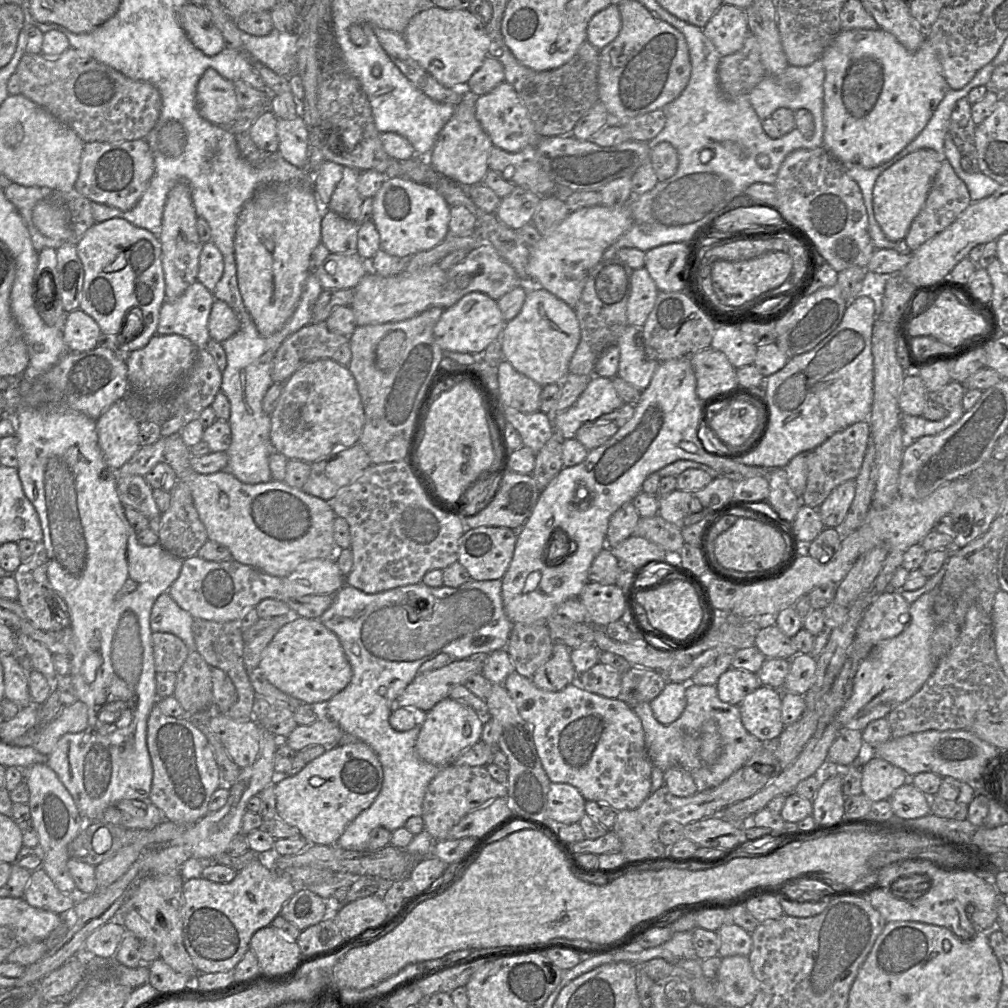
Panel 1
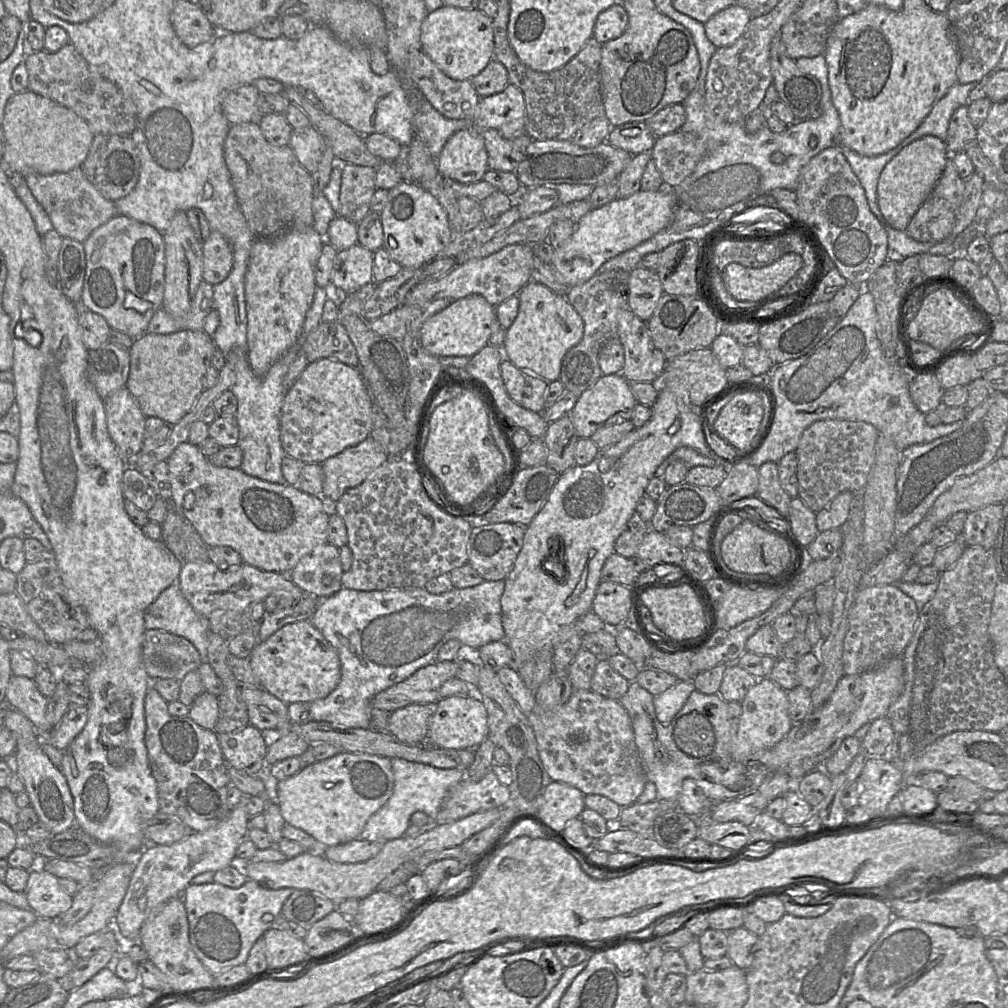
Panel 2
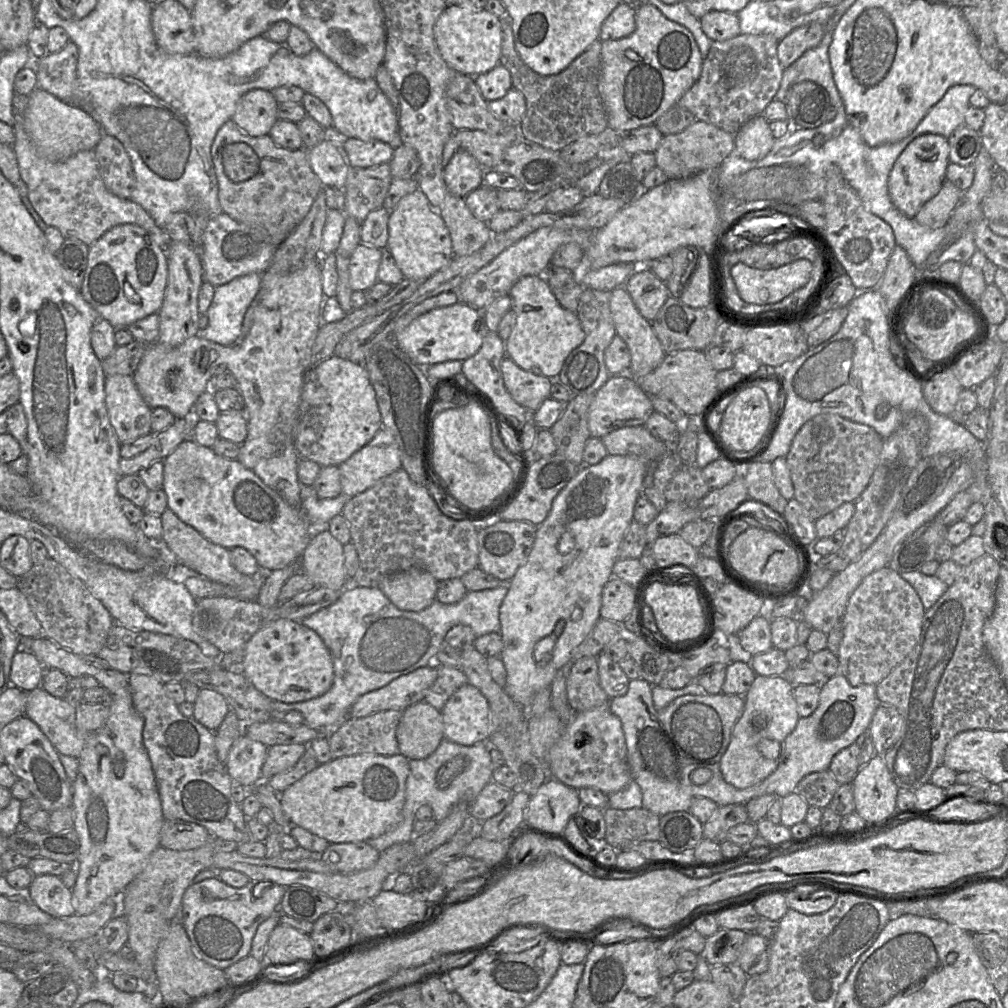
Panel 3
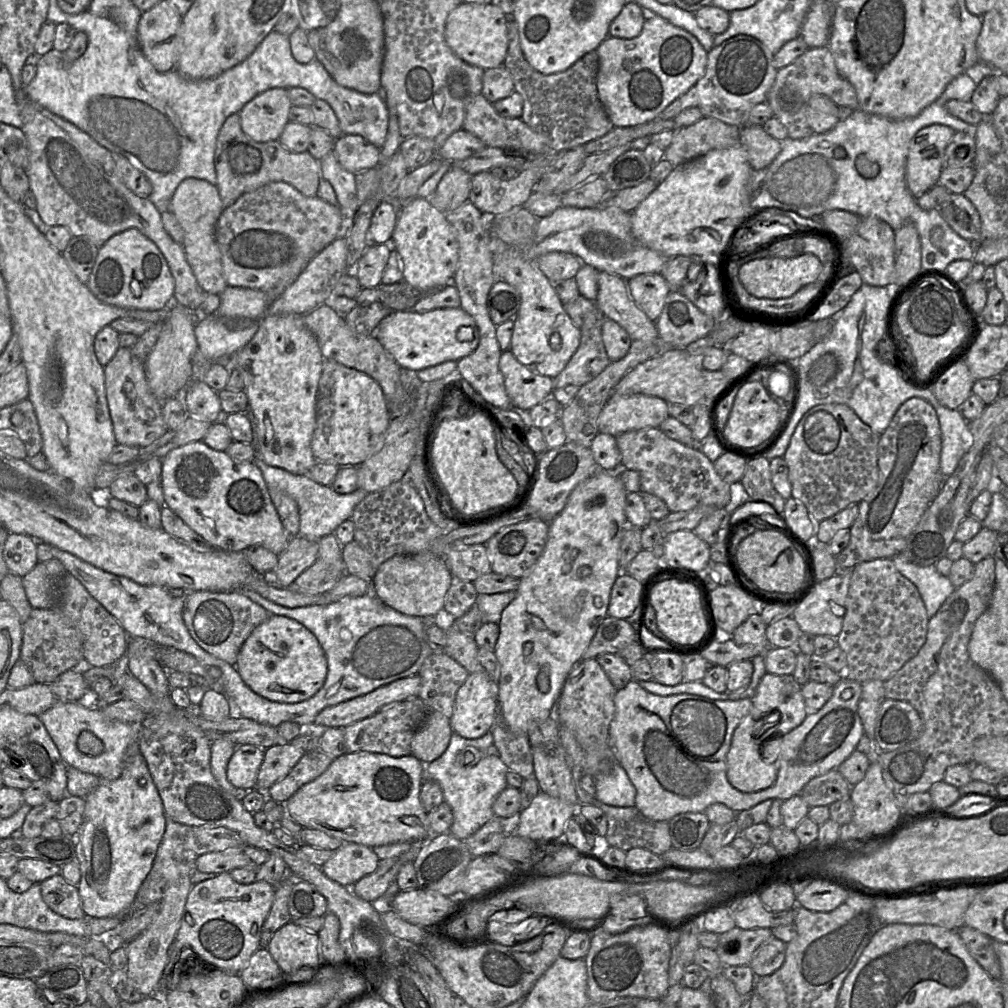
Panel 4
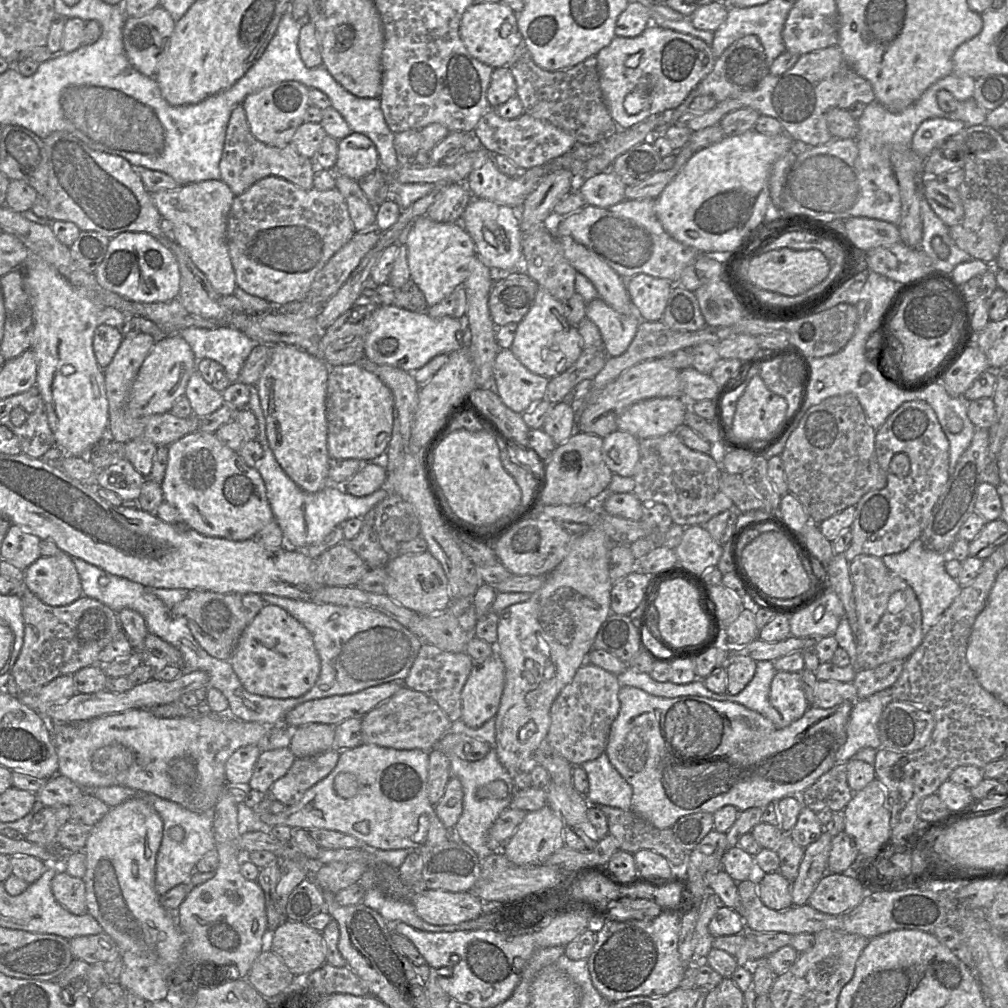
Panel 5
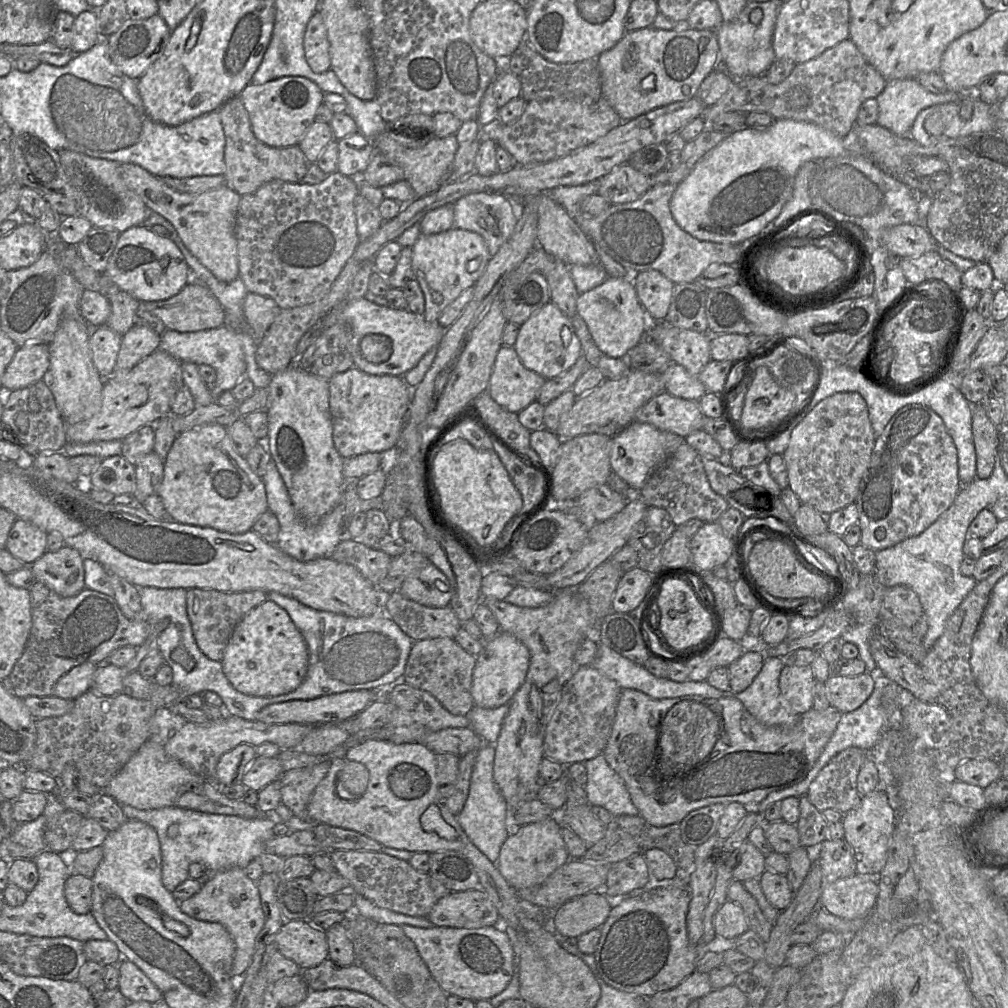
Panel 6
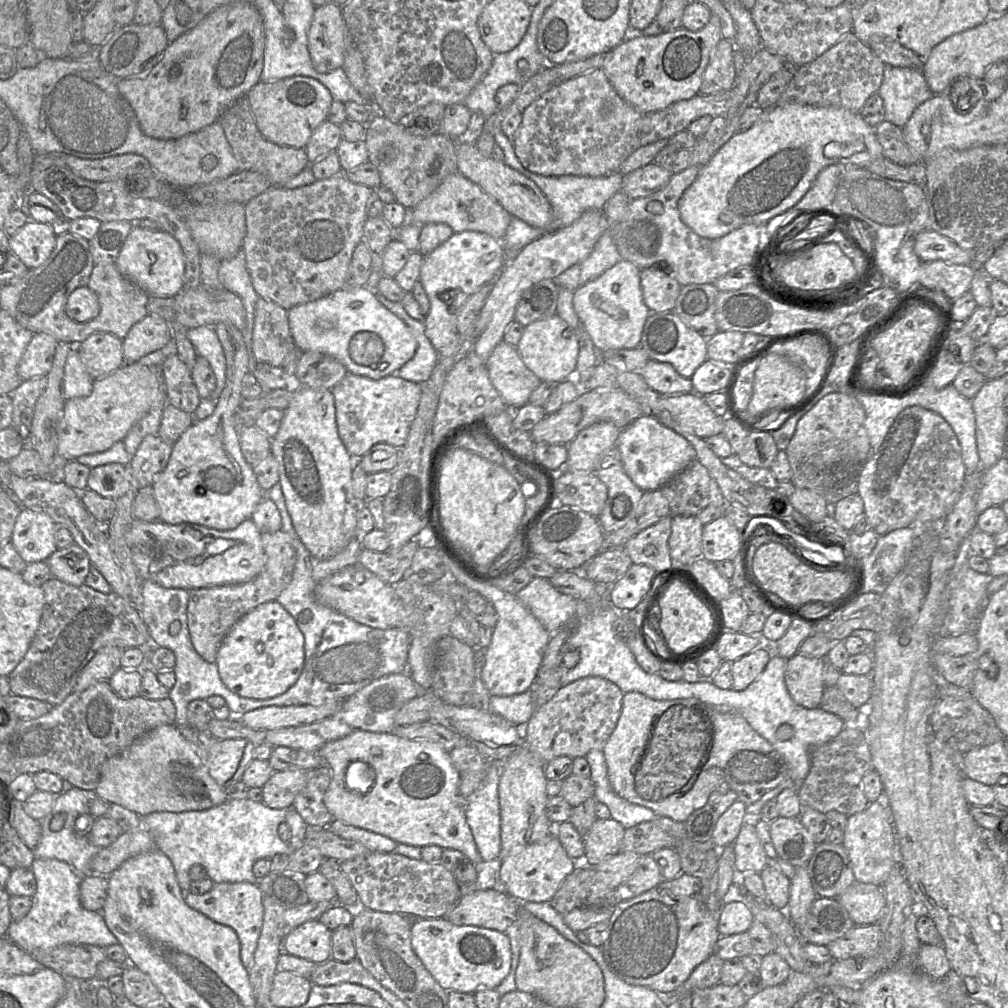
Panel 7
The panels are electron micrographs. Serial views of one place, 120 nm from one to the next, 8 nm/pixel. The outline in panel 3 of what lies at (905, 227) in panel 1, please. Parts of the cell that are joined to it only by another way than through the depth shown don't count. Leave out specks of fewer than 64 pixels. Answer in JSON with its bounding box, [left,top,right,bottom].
[888,133,949,218]

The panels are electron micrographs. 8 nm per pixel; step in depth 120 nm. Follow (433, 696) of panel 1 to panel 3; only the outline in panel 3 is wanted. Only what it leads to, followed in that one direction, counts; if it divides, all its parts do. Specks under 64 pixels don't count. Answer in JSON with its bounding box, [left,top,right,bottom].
[348,664,437,718]

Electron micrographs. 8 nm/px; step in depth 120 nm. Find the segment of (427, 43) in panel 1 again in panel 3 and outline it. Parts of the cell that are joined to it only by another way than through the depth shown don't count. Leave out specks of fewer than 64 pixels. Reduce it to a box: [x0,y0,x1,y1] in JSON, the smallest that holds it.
[433,4,501,76]

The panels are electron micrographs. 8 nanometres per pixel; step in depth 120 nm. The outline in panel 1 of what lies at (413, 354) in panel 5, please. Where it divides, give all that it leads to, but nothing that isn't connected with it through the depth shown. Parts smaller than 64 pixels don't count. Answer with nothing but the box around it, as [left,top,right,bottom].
[433,292,505,356]

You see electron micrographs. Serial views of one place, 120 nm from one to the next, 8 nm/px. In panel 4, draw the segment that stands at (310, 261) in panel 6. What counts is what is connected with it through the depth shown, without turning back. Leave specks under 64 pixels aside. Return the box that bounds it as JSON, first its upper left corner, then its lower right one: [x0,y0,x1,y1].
[215,182,343,292]

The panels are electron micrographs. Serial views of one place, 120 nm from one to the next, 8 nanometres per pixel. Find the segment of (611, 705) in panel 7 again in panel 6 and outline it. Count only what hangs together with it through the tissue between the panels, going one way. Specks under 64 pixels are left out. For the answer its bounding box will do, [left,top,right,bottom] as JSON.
[543,664,622,766]

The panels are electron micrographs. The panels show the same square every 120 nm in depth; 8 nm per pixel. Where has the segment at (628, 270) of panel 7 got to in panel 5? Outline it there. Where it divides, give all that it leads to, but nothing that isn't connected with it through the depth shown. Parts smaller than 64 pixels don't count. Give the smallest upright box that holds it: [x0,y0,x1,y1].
[586,297,642,357]

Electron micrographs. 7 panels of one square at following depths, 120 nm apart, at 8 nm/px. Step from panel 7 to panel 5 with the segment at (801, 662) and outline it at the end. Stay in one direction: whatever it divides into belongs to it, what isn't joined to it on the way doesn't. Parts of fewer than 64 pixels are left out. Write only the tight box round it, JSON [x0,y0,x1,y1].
[769,671,810,728]

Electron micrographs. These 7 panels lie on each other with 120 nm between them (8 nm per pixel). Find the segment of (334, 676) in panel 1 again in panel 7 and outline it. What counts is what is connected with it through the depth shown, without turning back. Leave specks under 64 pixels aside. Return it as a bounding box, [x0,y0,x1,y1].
[216,600,304,699]

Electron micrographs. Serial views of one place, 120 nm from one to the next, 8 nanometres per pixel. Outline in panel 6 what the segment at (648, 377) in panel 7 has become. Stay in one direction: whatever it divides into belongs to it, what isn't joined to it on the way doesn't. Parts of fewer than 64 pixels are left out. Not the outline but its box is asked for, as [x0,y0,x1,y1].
[661,364,707,401]

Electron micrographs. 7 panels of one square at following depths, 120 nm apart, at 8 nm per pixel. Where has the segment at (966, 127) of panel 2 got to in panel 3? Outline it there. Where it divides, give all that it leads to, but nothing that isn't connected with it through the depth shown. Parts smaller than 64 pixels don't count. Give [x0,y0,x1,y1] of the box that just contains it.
[947,124,982,165]

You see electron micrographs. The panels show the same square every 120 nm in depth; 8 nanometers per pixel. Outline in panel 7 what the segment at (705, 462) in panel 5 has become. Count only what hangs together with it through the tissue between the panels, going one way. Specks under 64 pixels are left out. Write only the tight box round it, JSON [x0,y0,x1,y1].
[660,461,725,517]

